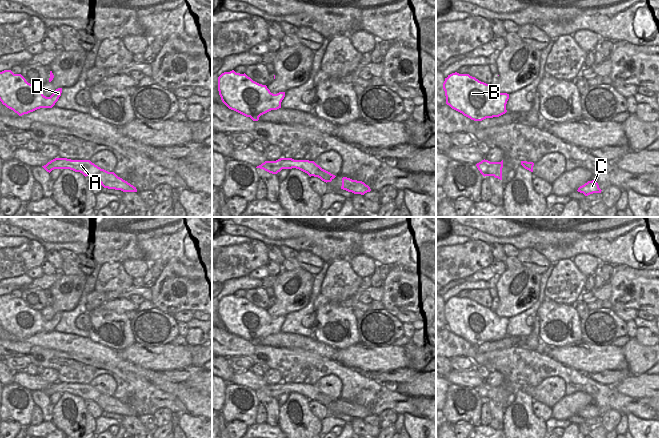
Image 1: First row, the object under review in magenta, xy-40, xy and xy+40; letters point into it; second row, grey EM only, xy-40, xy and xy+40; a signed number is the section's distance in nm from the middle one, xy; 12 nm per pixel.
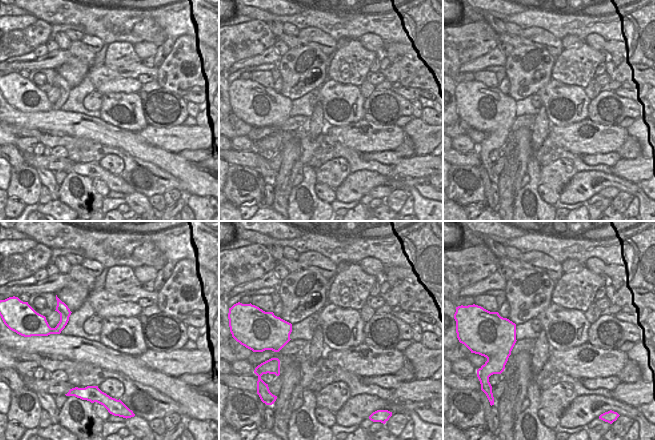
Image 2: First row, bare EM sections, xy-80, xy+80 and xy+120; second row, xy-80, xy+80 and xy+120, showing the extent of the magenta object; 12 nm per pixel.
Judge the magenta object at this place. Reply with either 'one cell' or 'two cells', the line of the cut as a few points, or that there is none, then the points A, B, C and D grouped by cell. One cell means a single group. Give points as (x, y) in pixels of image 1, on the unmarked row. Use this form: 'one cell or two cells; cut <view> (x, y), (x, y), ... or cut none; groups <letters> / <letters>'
one cell; cut none; groups A B C D

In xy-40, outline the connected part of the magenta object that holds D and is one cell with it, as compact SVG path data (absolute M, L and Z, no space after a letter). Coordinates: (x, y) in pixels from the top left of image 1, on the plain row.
M11 294L0 296L0 325L19 340L40 332L52 332L61 320L61 317L62 312L58 312L50 321L46 321L43 319L41 312L28 307L21 298L14 298Z

